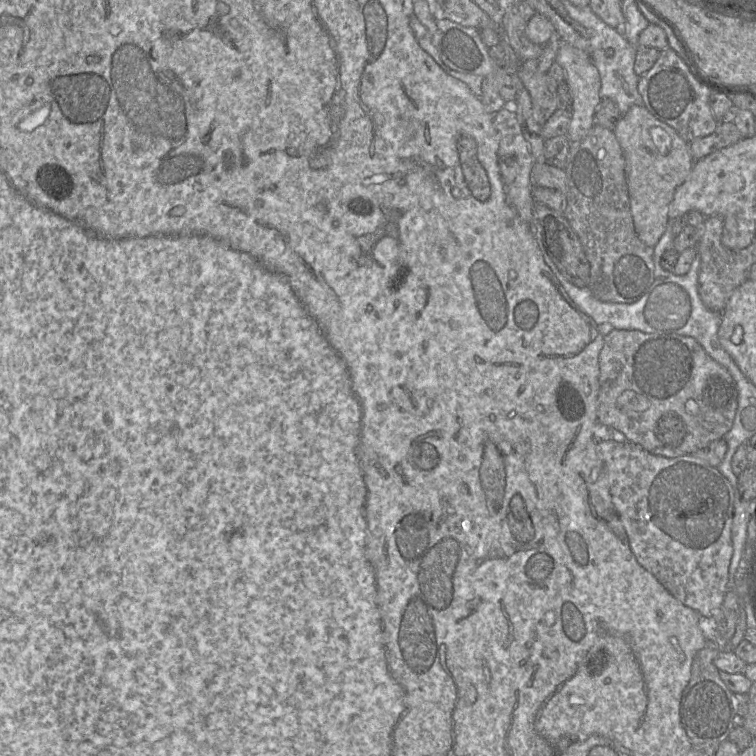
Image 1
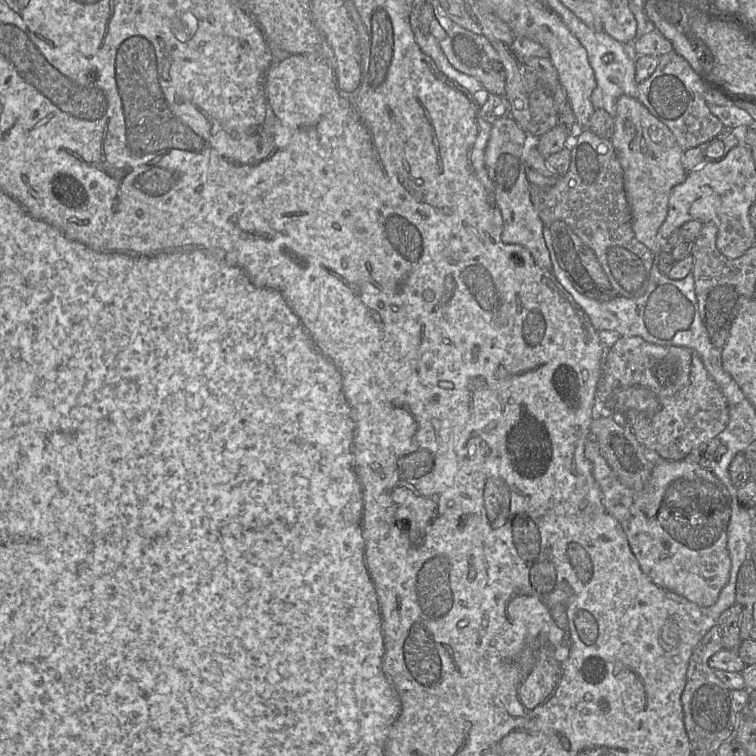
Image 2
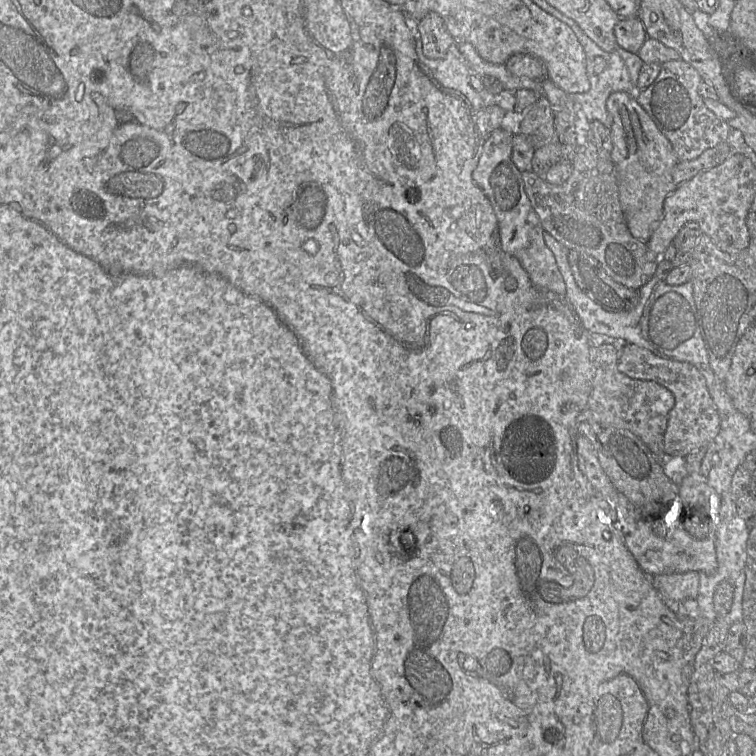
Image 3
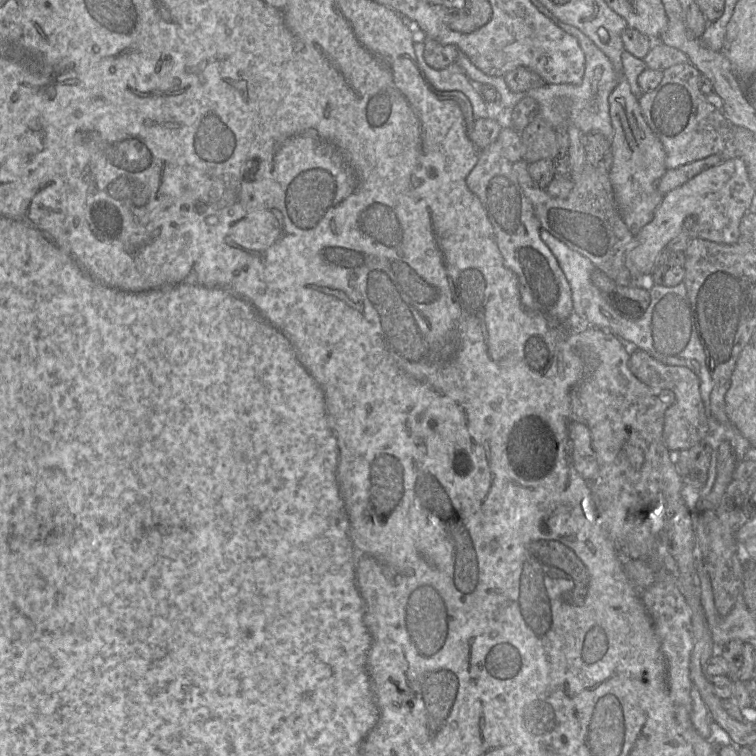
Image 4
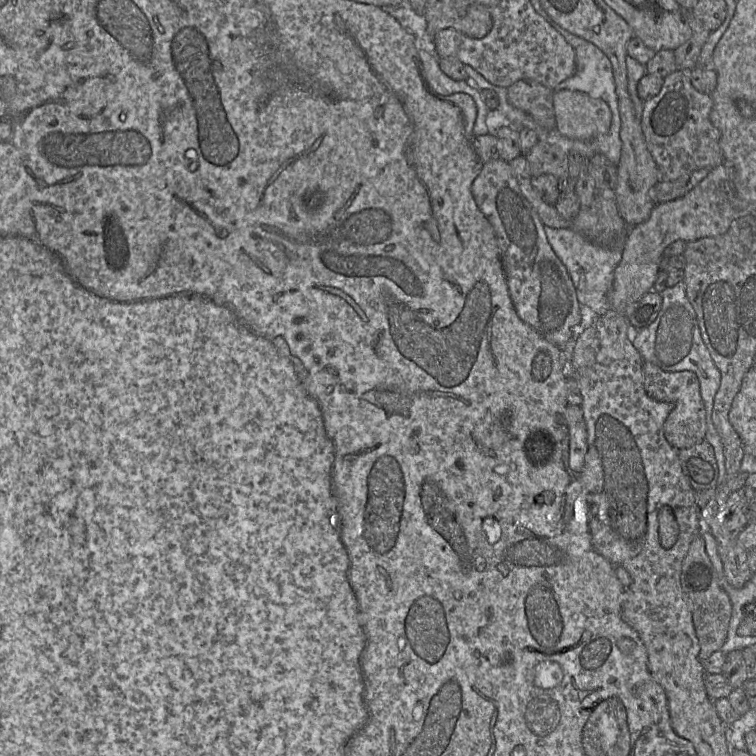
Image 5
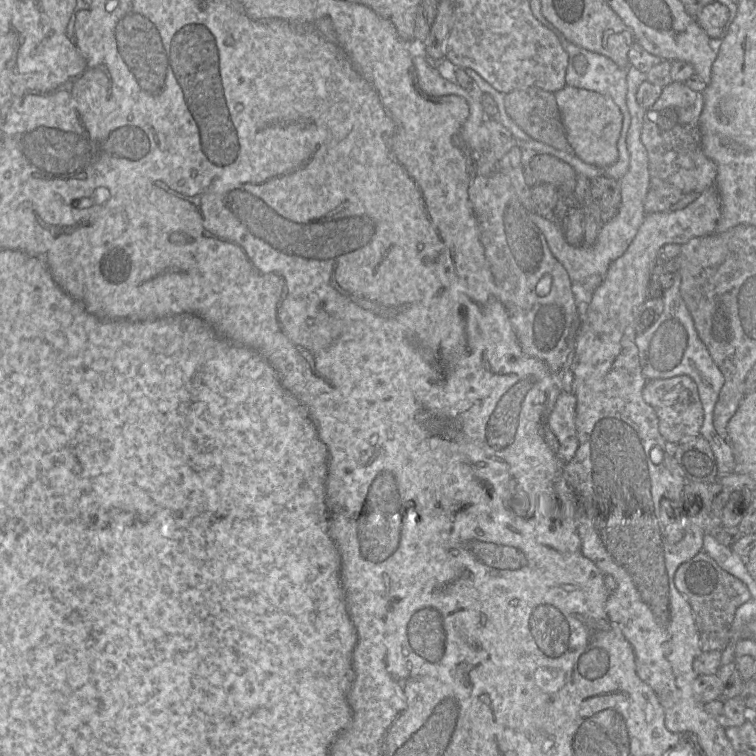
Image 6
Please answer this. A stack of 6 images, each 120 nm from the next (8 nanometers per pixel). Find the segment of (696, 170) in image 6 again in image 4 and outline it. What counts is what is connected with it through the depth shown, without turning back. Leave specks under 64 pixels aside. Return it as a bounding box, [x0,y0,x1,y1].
[638,62,733,169]

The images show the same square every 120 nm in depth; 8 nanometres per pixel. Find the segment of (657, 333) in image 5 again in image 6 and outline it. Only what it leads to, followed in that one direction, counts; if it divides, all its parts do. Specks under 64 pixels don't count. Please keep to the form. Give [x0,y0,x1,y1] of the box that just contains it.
[635,273,737,477]

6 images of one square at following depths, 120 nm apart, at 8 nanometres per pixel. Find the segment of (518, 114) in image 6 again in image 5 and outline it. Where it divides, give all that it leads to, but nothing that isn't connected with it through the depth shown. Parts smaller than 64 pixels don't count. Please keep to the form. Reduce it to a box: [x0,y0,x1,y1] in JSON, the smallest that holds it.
[507,79,556,128]

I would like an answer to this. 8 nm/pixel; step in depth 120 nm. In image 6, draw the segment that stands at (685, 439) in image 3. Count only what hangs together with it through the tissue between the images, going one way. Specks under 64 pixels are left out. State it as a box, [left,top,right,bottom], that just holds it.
[642,376,704,445]

